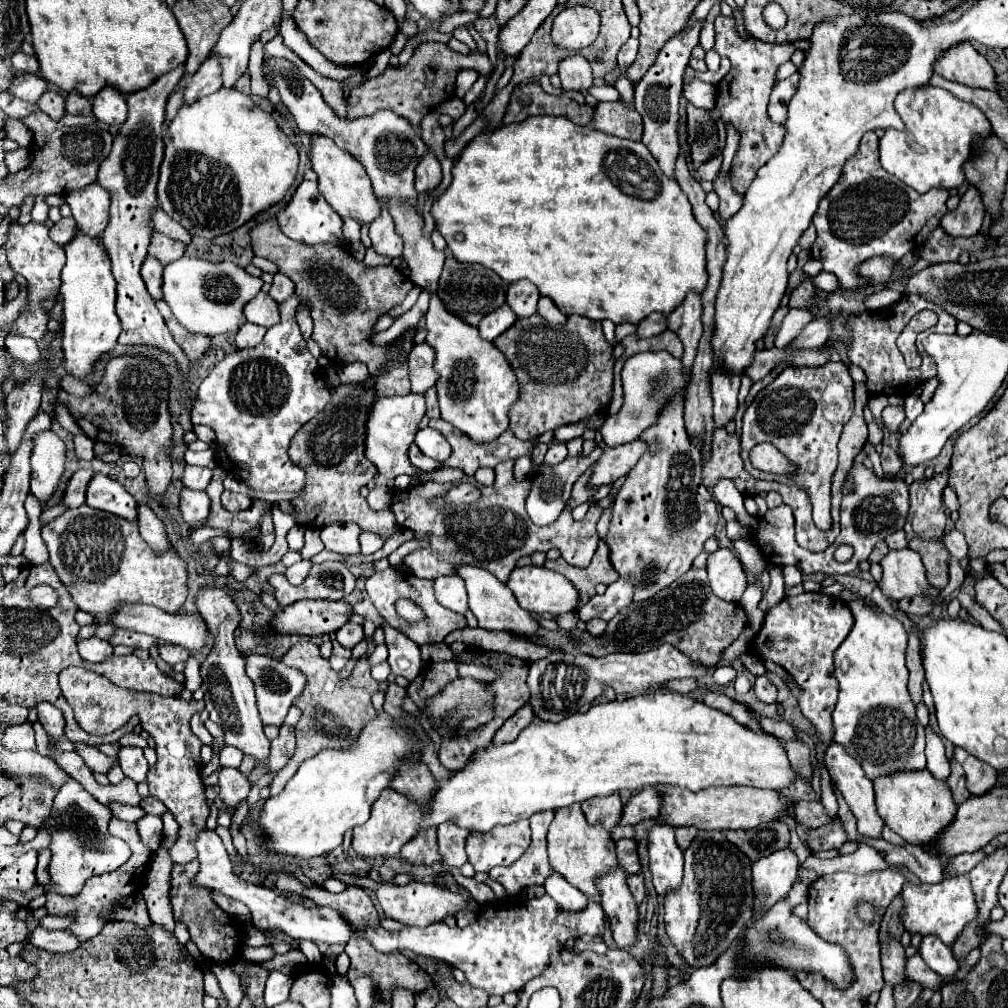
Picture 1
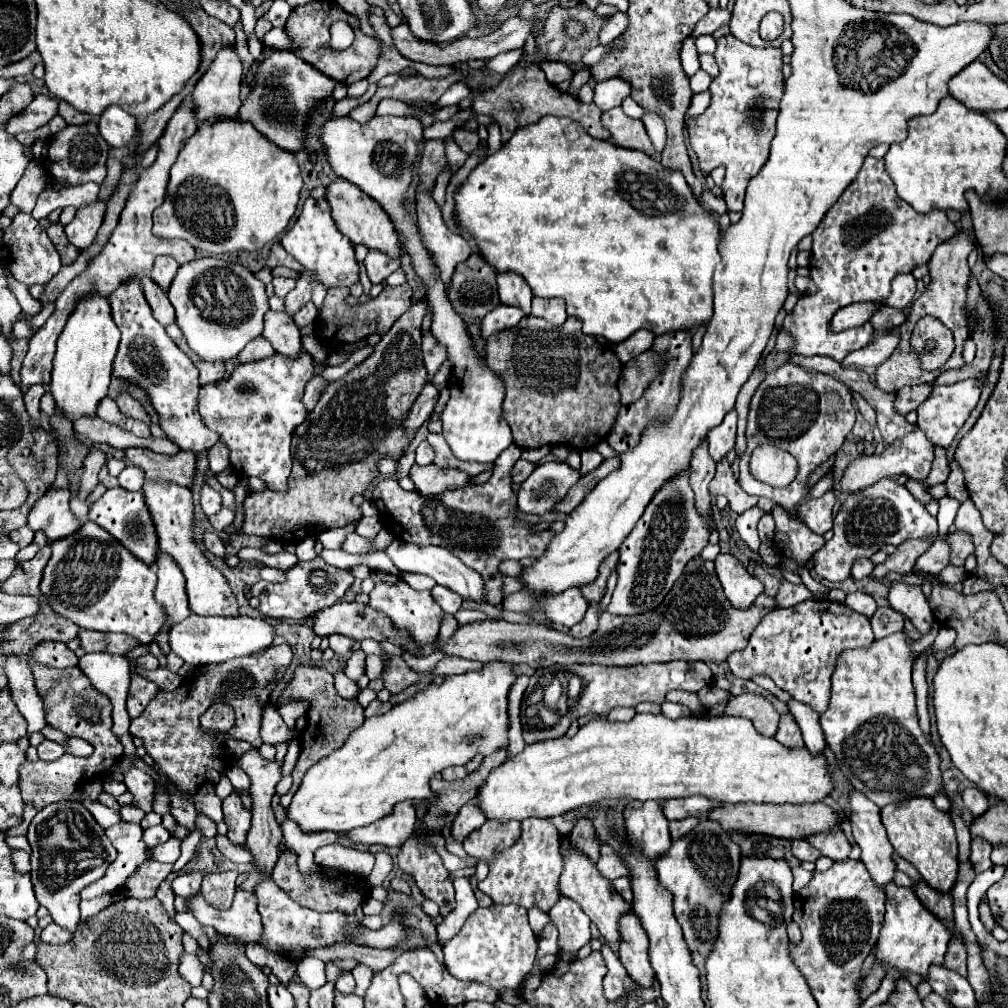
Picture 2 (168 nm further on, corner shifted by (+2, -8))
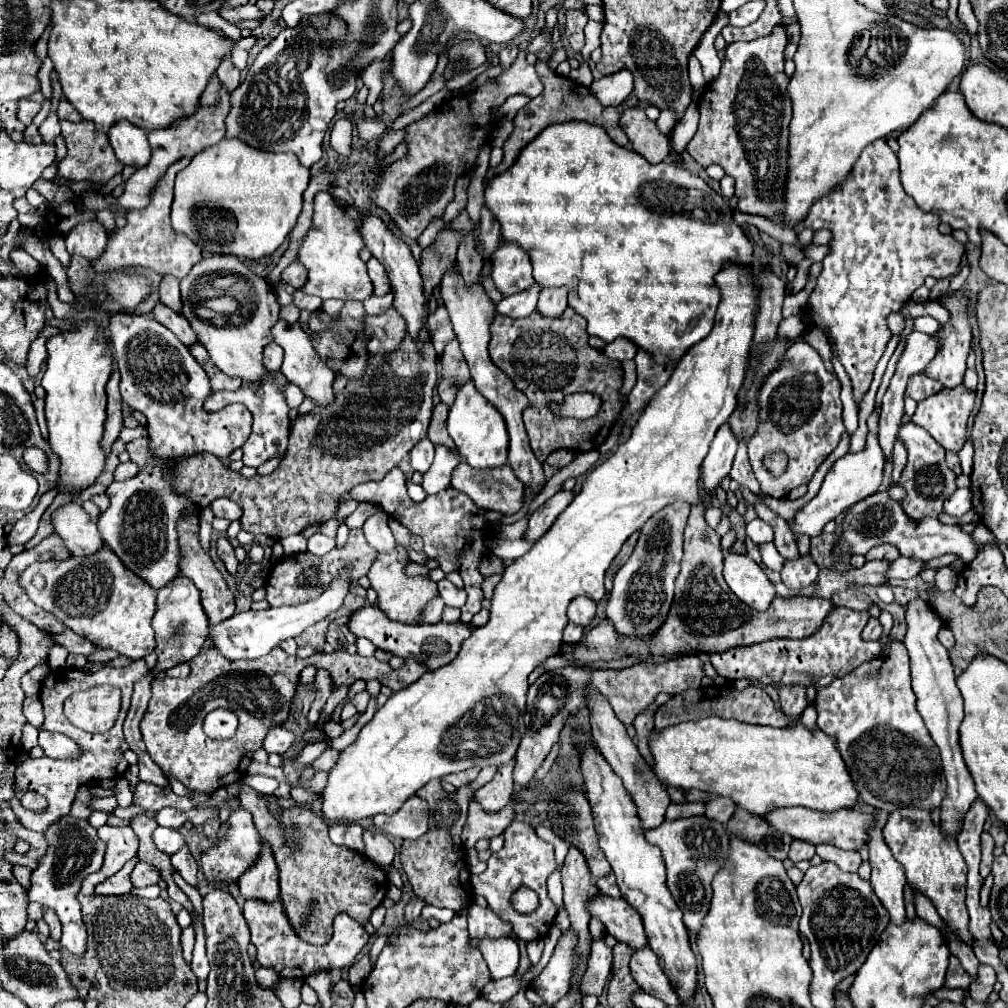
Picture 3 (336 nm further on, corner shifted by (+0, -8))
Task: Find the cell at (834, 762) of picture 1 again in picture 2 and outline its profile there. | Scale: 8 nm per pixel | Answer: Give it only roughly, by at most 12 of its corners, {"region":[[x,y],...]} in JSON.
{"region":[[848,792],[860,860],[878,886],[894,878],[892,844],[880,808]]}

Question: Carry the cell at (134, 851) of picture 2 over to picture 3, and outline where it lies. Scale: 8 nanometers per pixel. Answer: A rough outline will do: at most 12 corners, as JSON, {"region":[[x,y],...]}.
{"region":[[104,824],[98,838],[106,856],[98,872],[86,876],[80,892],[90,896],[138,852],[130,826]]}

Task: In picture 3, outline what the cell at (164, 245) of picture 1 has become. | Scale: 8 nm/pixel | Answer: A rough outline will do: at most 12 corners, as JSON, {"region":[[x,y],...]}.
{"region":[[164,276],[160,302],[174,312],[182,312],[180,280]]}

